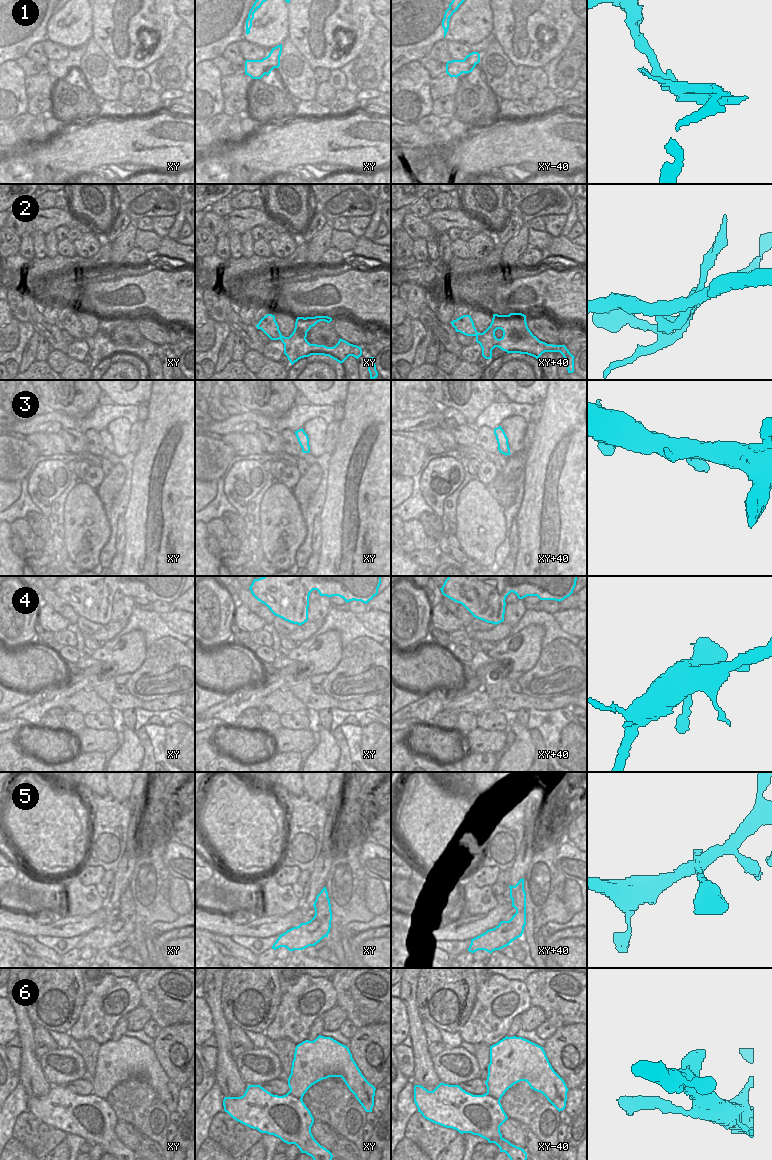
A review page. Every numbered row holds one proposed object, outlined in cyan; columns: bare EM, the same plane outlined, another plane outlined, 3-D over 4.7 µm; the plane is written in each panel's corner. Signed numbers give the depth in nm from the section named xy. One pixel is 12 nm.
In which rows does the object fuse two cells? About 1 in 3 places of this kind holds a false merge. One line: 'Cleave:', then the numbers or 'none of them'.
Cleave: 1

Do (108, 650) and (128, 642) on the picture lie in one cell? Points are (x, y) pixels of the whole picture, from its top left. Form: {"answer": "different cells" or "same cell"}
{"answer": "same cell"}

